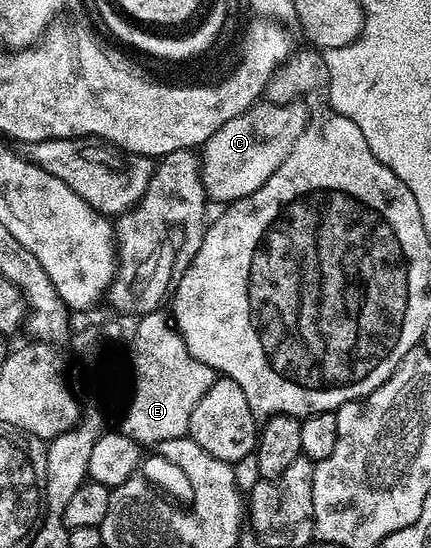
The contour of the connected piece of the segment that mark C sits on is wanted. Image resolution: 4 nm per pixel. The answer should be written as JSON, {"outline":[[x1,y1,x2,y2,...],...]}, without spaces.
{"outline":[[263,100,227,120,201,146,199,177,204,195,220,204,228,204,257,191,302,134,308,115,308,111,297,102,272,104]]}

